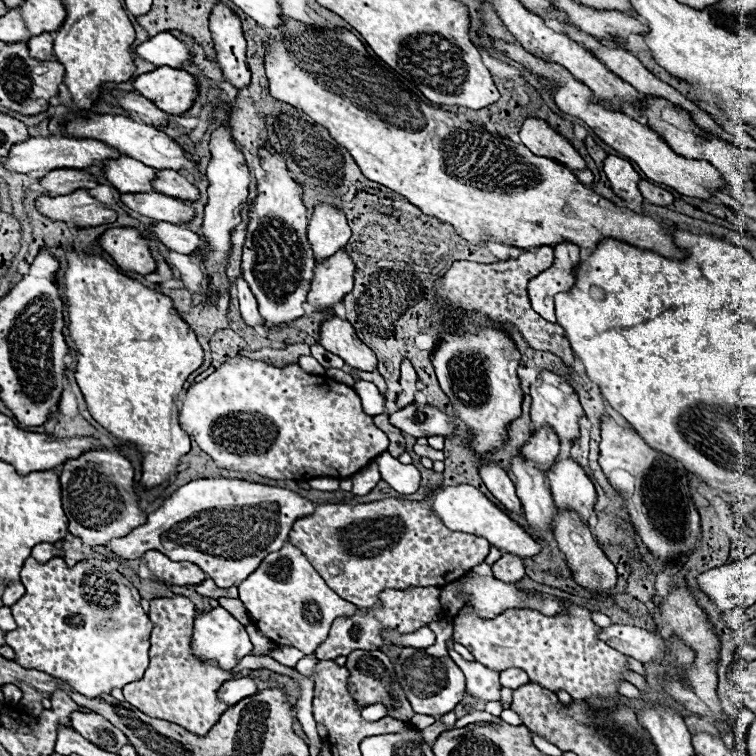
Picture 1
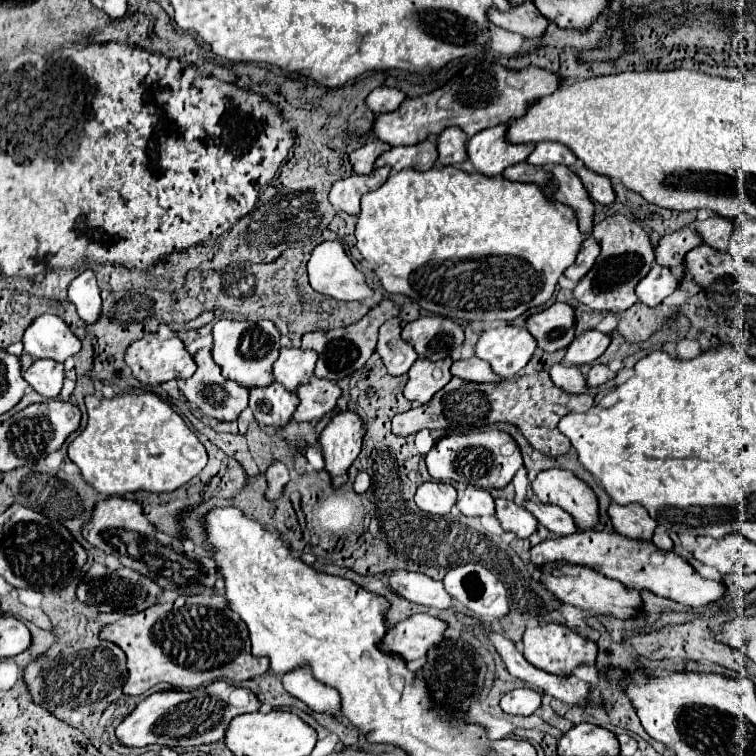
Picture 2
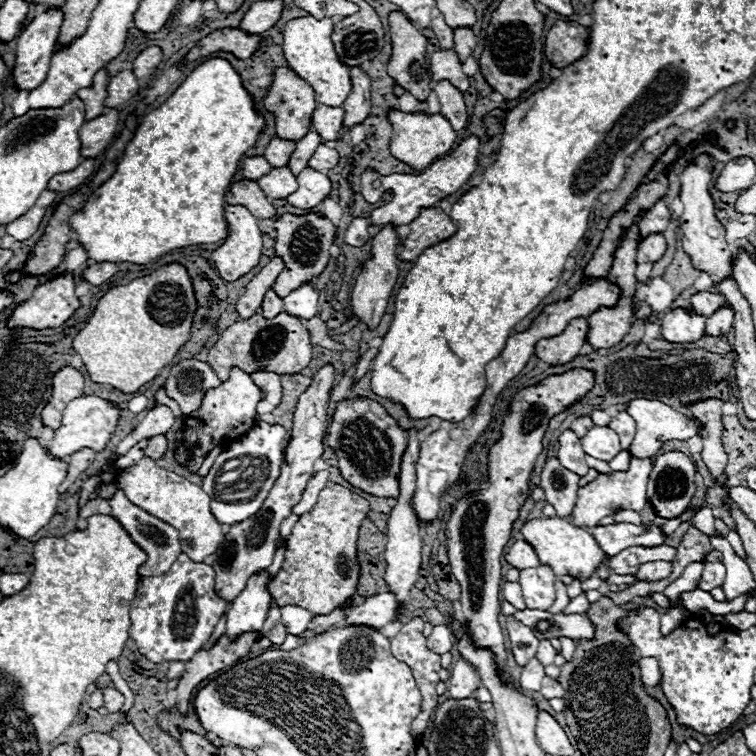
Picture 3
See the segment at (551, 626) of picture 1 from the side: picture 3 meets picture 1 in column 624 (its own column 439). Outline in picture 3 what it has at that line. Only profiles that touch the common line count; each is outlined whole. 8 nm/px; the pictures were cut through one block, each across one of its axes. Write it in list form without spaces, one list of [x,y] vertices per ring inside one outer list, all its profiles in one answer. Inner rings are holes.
[[[410,618],[404,628],[400,630],[400,634],[396,634],[390,642],[392,642],[392,654],[398,656],[398,660],[406,662],[410,668],[412,668],[412,674],[416,678],[416,684],[420,688],[420,694],[422,694],[422,708],[420,708],[420,714],[416,716],[414,724],[412,724],[412,736],[416,738],[418,734],[422,734],[426,730],[426,724],[434,712],[434,708],[438,706],[438,696],[436,696],[436,684],[438,684],[438,672],[440,672],[440,654],[434,654],[428,650],[426,646],[426,638],[422,636],[422,628],[424,628],[424,622],[420,618]]]

